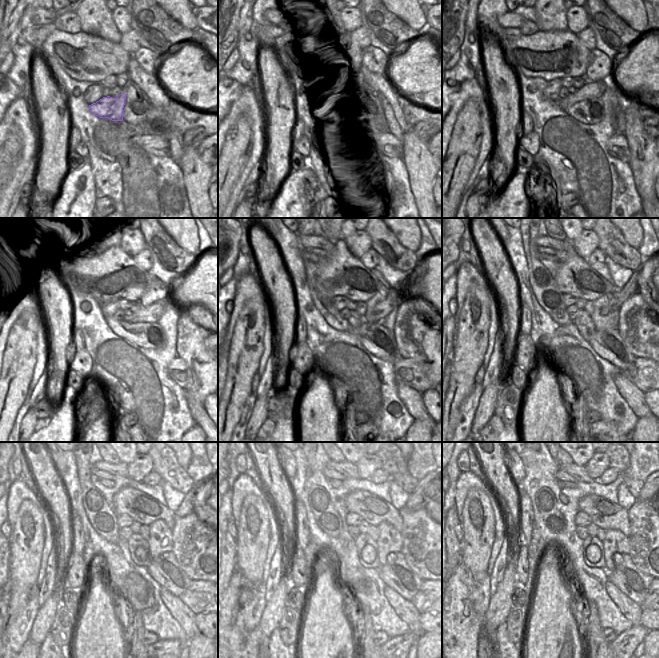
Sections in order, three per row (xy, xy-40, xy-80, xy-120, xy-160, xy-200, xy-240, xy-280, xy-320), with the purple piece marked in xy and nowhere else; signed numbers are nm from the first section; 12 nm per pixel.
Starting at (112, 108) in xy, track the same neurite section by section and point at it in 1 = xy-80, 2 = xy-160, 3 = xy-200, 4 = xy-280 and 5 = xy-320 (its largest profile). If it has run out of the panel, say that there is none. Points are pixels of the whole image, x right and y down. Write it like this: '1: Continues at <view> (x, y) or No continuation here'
1: Continues at xy-80 (590, 90)
2: Continues at xy-160 (382, 309)
3: Continues at xy-200 (619, 296)
4: Continues at xy-280 (416, 500)
5: Continues at xy-320 (645, 495)

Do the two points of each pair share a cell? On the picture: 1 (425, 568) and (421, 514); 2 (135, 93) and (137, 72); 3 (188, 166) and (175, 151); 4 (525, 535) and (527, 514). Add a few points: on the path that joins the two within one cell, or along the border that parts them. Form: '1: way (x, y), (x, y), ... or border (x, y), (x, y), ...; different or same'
1: way (425, 555), (425, 541), (421, 535), (421, 527); same
2: border (132, 81), (150, 101); different
3: border (184, 147), (184, 153), (179, 163); different
4: way (525, 530), (525, 519); same

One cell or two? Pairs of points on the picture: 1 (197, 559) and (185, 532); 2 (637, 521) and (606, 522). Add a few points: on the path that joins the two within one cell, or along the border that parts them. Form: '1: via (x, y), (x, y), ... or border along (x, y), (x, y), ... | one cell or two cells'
1: via (197, 552), (197, 547), (192, 539) | one cell
2: border along (627, 510), (630, 526), (630, 535), (628, 537) | two cells

